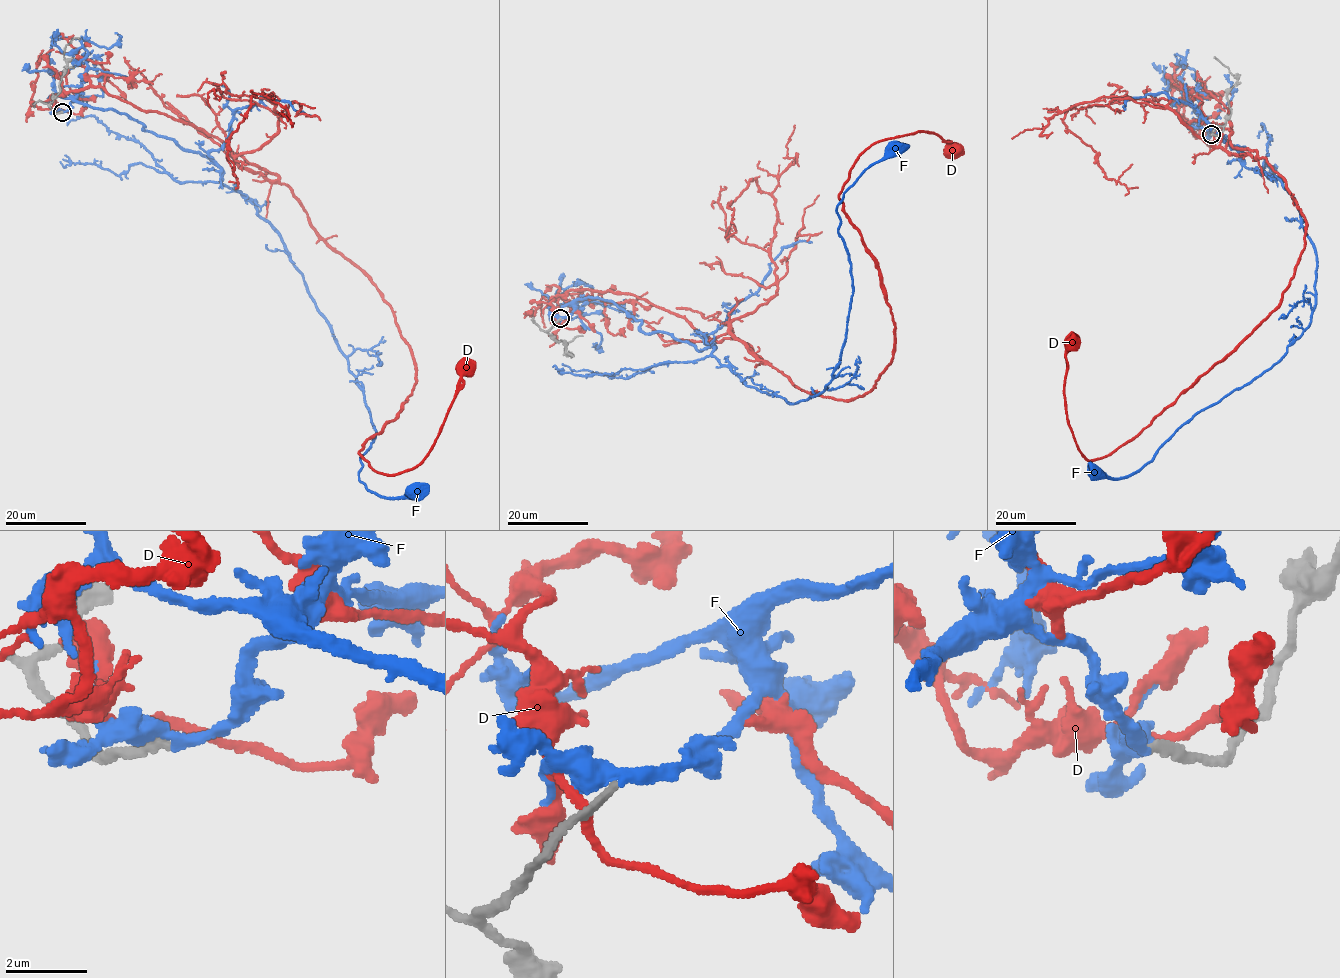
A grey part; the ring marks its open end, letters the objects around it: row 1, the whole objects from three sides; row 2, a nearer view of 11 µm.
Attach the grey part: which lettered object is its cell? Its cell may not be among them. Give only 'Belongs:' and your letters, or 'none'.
Belongs: F

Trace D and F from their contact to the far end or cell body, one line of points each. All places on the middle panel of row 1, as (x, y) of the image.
D: (558, 321), (558, 295), (630, 294), (812, 394), (865, 394), (894, 328), (843, 187), (875, 143), (953, 149)
F: (560, 318), (611, 300), (747, 386), (820, 393), (853, 294), (837, 206), (897, 147)

